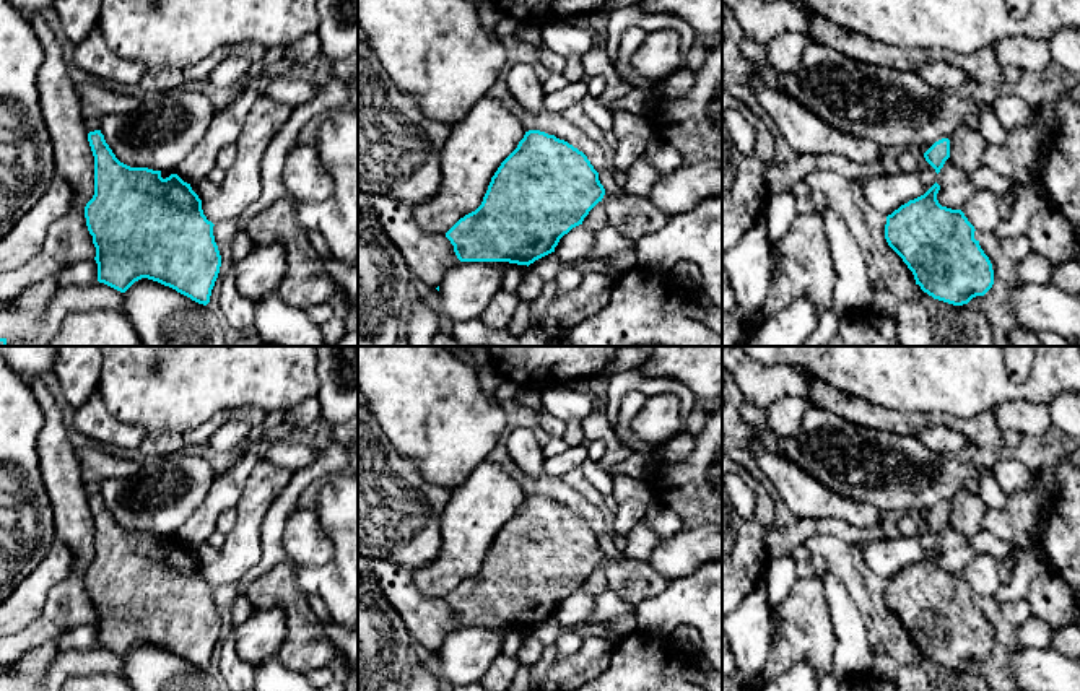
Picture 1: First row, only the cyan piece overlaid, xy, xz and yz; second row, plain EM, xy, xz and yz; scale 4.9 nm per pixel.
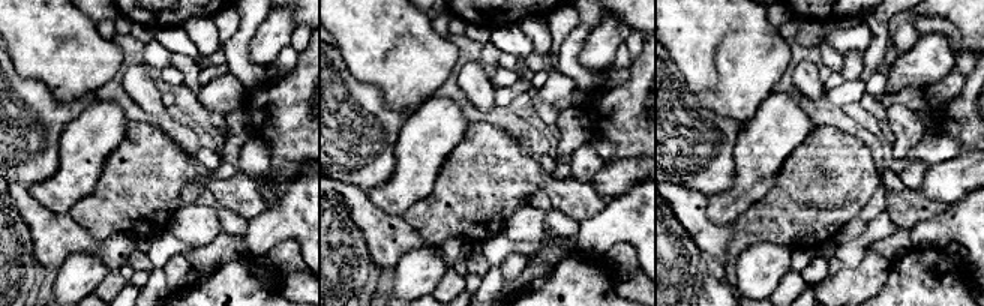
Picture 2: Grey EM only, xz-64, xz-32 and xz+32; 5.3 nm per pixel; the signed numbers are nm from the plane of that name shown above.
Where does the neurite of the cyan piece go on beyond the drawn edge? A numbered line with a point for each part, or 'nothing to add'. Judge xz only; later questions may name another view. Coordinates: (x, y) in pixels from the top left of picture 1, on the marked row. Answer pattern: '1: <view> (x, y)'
1: xz (631, 217)

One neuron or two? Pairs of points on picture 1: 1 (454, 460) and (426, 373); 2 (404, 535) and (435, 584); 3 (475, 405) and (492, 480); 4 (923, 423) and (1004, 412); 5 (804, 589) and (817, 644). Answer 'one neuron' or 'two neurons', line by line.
1: one neuron
2: two neurons
3: two neurons
4: two neurons
5: one neuron

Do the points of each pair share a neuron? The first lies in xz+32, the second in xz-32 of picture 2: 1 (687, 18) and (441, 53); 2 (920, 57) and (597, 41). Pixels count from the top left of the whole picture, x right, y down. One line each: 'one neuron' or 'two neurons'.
1: one neuron
2: one neuron

